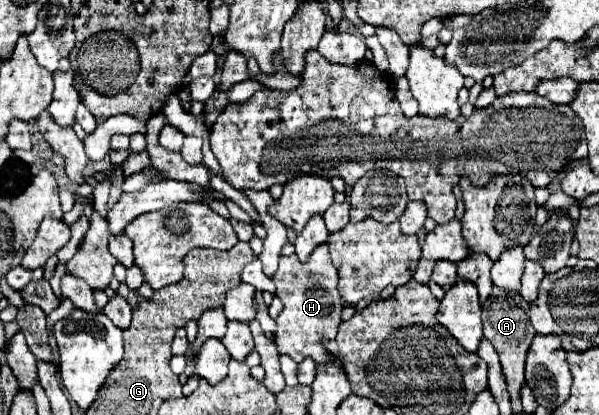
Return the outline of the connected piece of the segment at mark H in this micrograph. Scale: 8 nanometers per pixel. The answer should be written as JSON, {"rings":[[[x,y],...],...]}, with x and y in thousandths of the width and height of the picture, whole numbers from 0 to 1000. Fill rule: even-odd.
{"rings":[[[543,586],[533,590],[513,634],[503,634],[492,619],[492,610],[482,619],[469,619],[456,682],[462,692],[462,716],[476,735],[469,759],[459,769],[462,773],[459,831],[466,851],[482,855],[496,875],[503,875],[509,860],[519,860],[533,880],[556,870],[553,851],[539,836],[539,822],[563,812],[573,725],[563,701],[563,648],[553,634],[546,590]]]}

